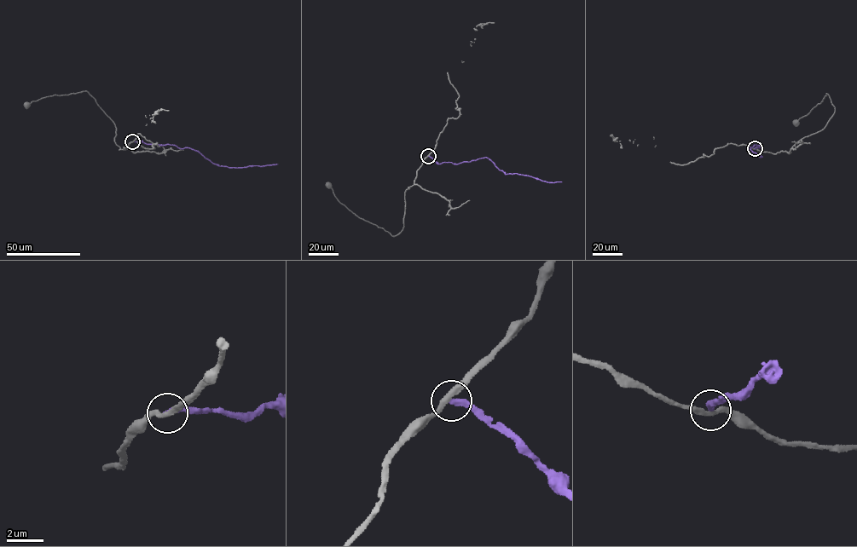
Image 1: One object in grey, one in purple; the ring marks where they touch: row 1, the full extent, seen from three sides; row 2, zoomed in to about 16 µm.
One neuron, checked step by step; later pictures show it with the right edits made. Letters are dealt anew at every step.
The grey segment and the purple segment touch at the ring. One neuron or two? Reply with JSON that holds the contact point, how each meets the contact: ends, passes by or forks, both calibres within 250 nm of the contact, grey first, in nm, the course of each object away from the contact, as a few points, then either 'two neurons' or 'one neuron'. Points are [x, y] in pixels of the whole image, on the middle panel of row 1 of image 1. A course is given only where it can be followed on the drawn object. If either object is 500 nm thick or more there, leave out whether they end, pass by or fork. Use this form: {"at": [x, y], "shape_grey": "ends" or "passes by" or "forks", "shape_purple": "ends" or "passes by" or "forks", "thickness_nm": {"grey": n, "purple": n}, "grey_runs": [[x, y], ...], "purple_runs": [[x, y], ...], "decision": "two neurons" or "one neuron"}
{"at": [428, 156], "shape_grey": "passes by", "shape_purple": "ends", "thickness_nm": {"grey": 280, "purple": 280}, "grey_runs": [[428, 156], [417, 171], [414, 184], [405, 192], [404, 226], [394, 236], [352, 212], [338, 200], [326, 182]], "purple_runs": [[428, 156], [438, 164], [456, 164], [487, 157], [506, 174], [517, 173], [548, 182], [562, 181]], "decision": "two neurons"}

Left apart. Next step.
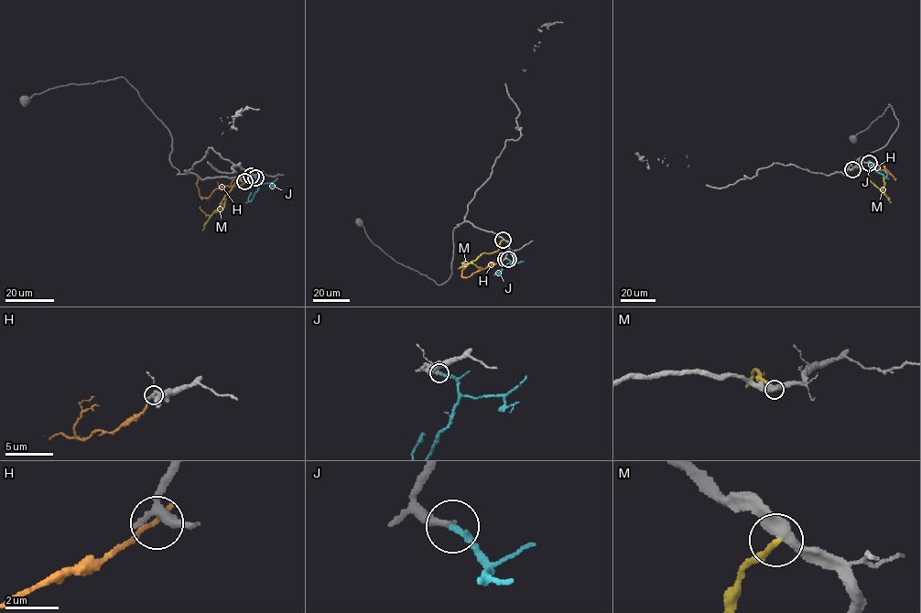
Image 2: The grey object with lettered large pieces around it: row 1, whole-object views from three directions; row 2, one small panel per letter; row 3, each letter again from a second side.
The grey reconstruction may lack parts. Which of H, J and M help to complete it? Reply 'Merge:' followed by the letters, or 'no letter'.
Merge: J

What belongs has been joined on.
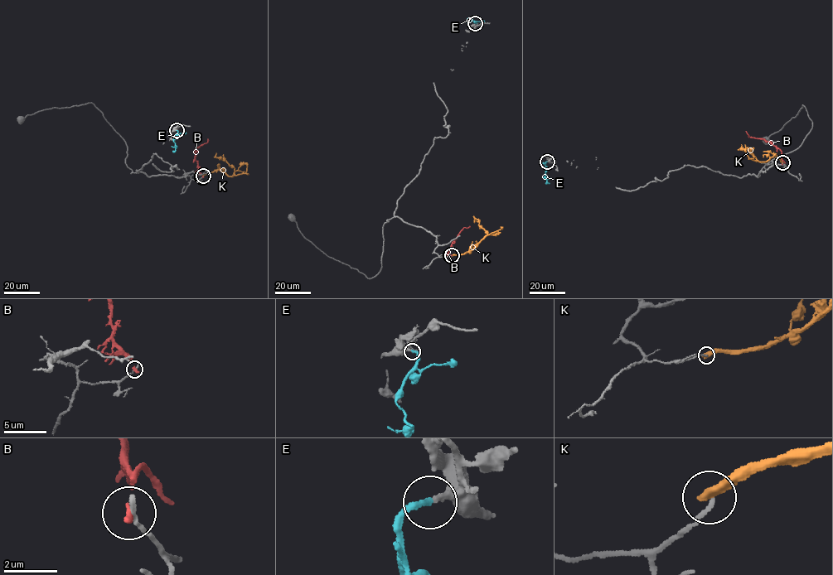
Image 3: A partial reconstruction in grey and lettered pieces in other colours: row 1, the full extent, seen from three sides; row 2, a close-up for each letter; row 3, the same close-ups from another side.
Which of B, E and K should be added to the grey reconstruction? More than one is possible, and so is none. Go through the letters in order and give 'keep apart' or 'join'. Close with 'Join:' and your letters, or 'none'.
B: keep apart
E: join
K: keep apart
Join: E

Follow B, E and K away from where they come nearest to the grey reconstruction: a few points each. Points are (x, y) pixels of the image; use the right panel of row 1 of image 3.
B: (782, 163), (778, 148), (763, 139), (748, 136), (746, 131)
E: (547, 161), (544, 177), (549, 183)
K: (782, 162), (775, 155), (764, 161), (759, 161), (748, 150), (740, 149), (741, 145)

